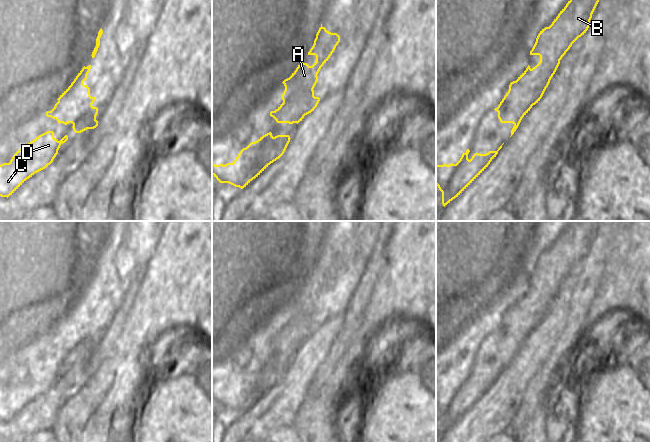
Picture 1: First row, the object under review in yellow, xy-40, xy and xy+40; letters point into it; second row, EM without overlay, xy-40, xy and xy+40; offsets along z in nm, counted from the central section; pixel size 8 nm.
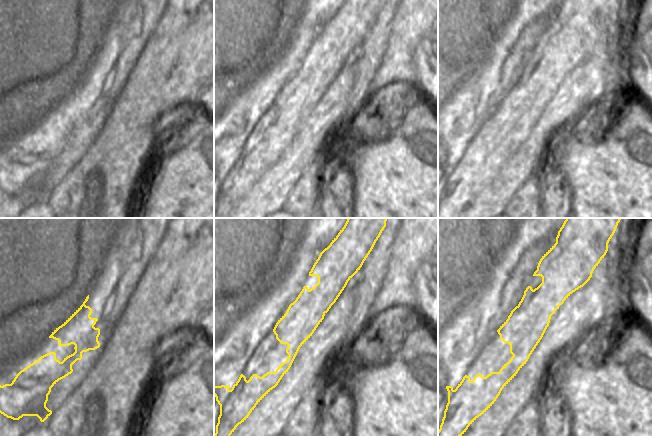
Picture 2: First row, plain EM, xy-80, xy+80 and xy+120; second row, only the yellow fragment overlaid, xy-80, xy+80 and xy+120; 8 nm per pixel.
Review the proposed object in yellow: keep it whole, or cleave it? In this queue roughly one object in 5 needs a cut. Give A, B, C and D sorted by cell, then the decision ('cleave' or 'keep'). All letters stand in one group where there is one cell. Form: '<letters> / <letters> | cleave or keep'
A B C D | keep

